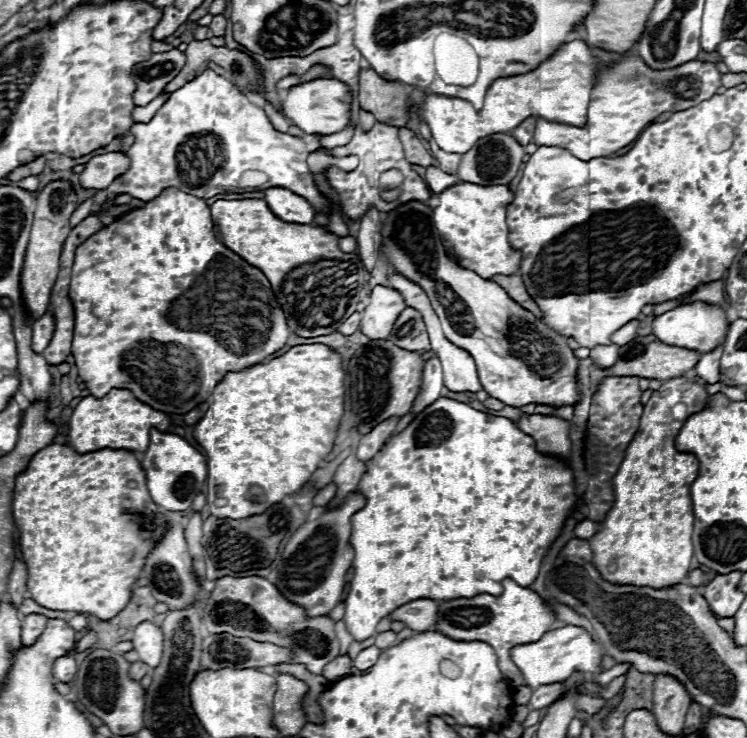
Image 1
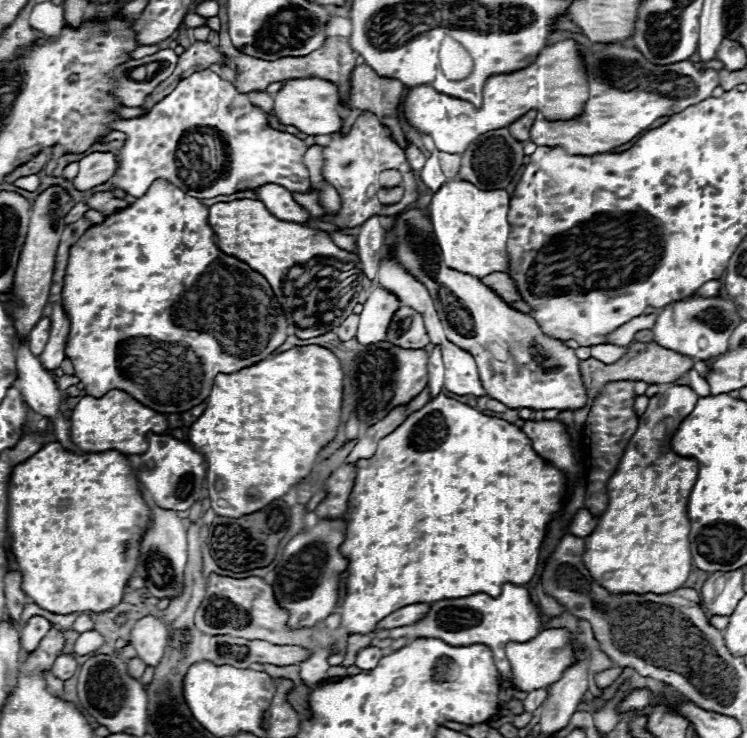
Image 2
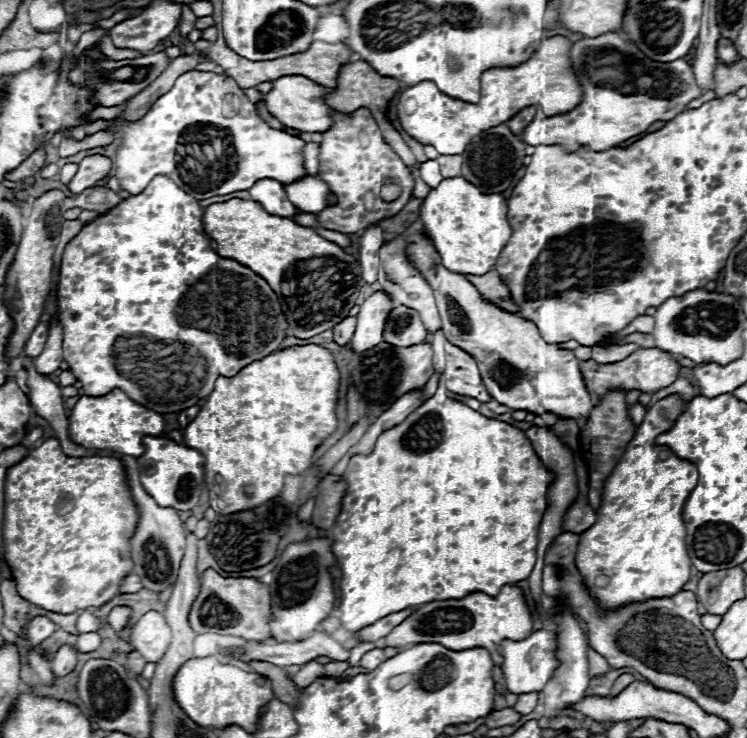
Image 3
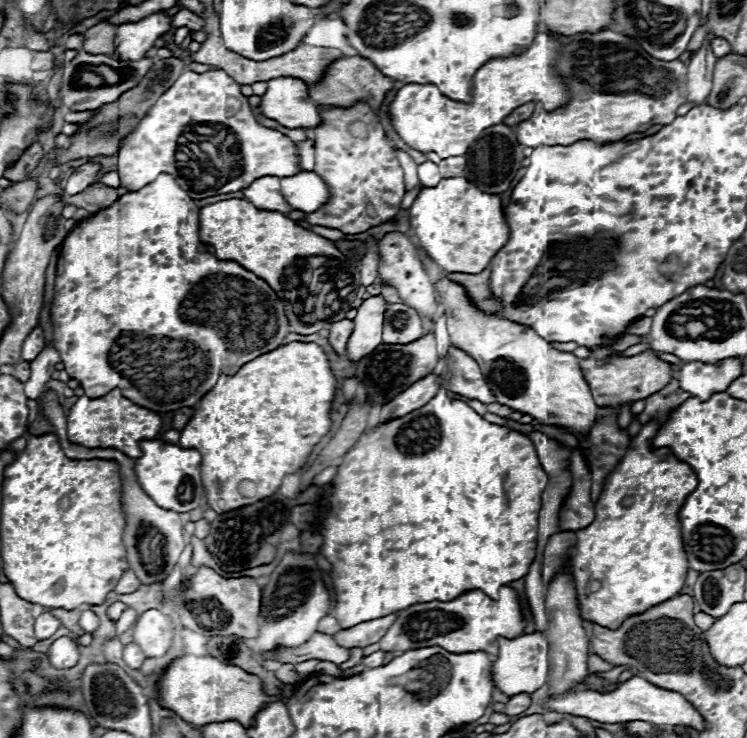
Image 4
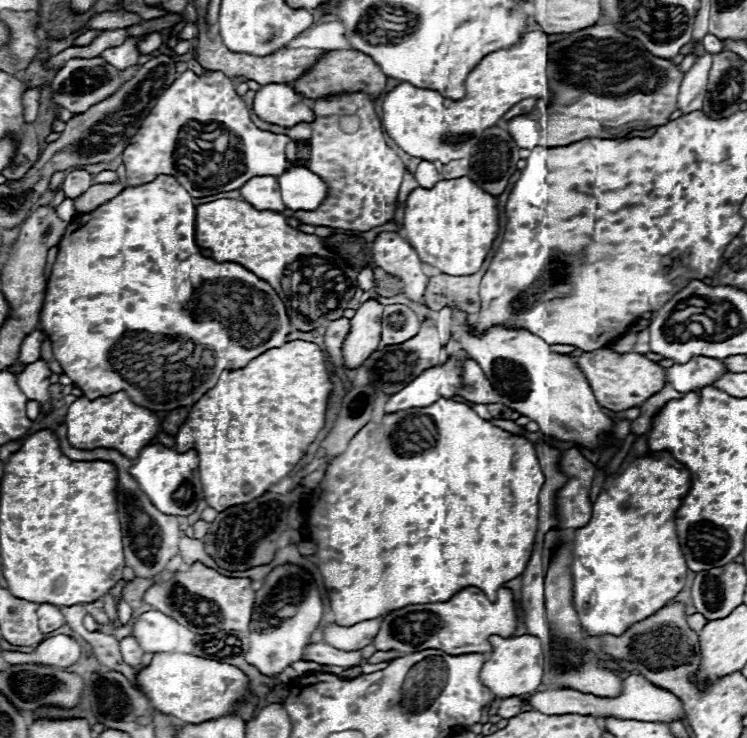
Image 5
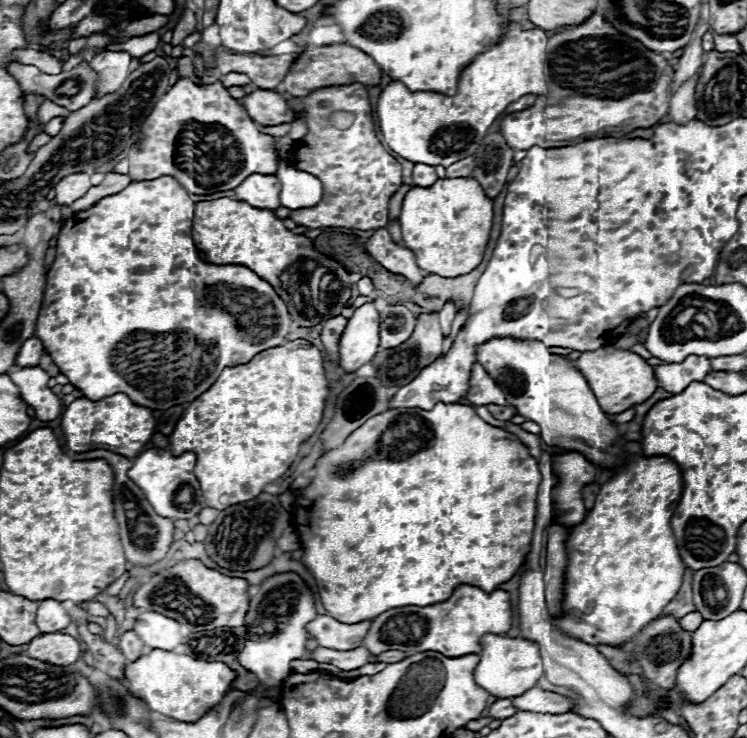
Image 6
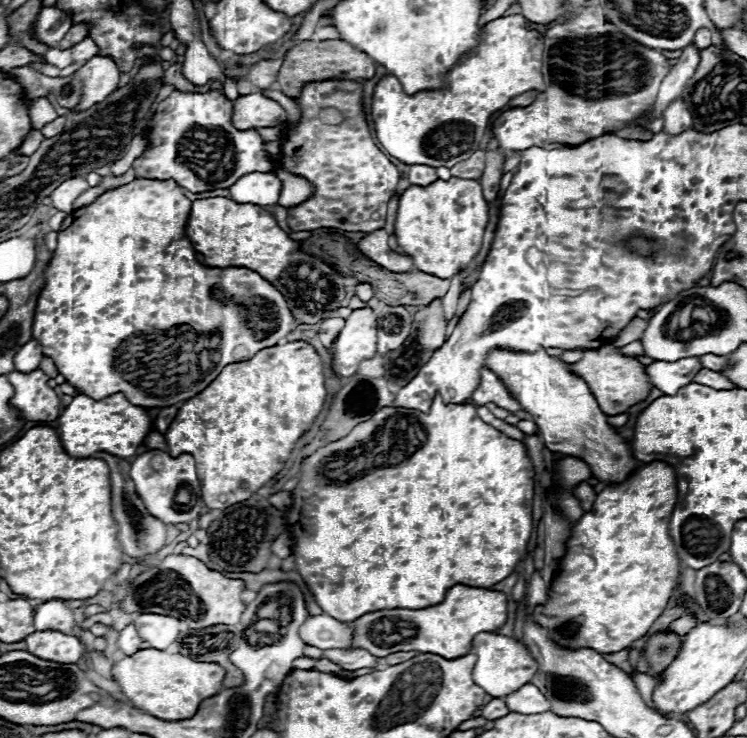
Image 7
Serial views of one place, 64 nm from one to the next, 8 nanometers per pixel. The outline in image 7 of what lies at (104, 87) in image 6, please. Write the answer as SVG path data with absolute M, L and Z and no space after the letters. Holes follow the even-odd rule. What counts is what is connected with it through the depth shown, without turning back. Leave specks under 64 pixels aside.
M110 56L90 58L78 70L78 74L84 78L84 100L74 108L76 112L90 108L92 104L98 104L106 96L110 96L118 88L122 78L118 64Z

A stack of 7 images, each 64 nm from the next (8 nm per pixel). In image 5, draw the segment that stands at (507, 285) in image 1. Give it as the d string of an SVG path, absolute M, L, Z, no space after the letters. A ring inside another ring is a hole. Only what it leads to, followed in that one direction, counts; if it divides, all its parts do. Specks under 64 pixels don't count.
M488 262L480 268L480 272L470 276L448 276L438 274L430 278L426 292L426 306L430 310L440 310L444 306L458 306L462 314L474 316L480 312L480 282L488 270Z

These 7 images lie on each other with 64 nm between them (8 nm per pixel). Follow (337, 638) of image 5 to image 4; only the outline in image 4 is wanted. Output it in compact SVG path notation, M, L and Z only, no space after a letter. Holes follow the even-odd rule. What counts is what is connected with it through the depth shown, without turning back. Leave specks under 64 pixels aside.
M388 614L380 620L370 620L368 624L358 624L356 628L348 628L348 630L340 630L334 640L344 646L344 648L354 648L354 646L368 646L368 644L374 644L378 642L386 630L394 624L394 620L398 618L398 614Z

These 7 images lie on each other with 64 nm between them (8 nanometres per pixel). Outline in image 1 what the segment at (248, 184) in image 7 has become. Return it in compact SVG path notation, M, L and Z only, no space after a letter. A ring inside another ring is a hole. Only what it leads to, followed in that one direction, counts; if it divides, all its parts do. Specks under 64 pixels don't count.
M268 188L264 190L264 200L268 202L270 210L284 222L292 222L292 224L312 224L314 222L314 206L290 192L290 190L284 190L284 188Z

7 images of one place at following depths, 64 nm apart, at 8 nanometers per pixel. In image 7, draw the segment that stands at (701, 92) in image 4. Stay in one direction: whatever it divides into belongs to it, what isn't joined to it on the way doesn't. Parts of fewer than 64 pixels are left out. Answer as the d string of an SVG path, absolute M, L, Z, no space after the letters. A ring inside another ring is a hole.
M682 98L672 100L668 104L668 108L664 110L664 130L668 134L676 134L690 126L692 126L692 114L690 114L686 102Z

